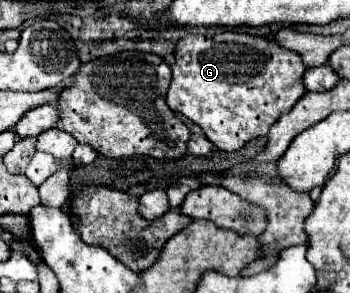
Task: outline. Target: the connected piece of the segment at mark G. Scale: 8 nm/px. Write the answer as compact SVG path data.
M217 32L217 34L187 34L179 40L175 50L175 64L171 66L173 80L167 90L167 104L173 112L181 112L185 118L199 124L205 136L225 152L241 150L249 140L267 136L269 128L307 92L303 86L305 64L297 52L289 52L267 38L257 38L241 32Z

